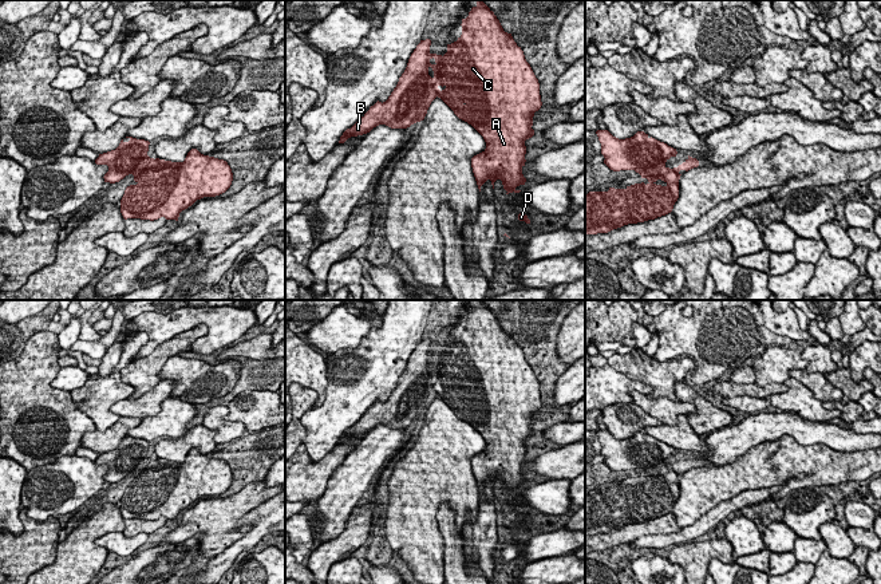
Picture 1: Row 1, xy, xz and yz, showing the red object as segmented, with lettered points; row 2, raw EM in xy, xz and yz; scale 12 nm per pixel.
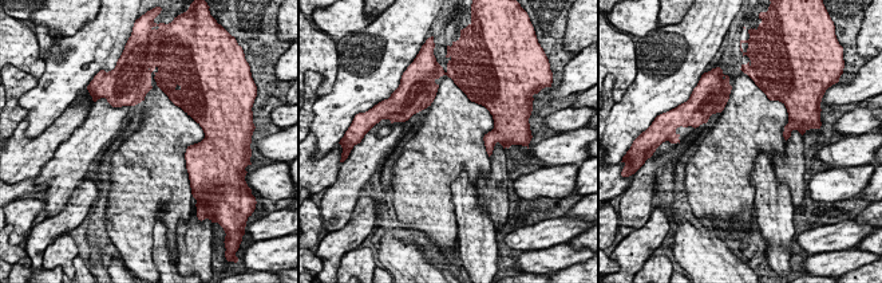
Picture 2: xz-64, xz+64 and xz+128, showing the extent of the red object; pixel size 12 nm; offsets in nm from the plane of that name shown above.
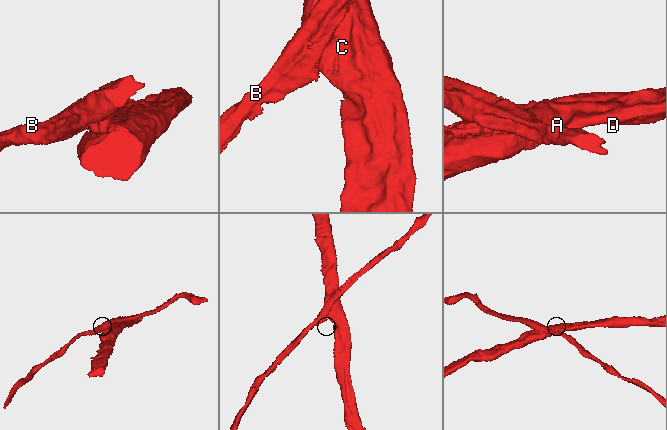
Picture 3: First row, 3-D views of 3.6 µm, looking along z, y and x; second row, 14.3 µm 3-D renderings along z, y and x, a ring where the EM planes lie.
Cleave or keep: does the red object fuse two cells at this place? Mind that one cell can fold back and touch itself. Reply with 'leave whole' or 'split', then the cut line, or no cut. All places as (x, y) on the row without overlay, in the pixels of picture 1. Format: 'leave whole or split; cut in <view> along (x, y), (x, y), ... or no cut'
split; cut in xz along (434, 364), (437, 371), (433, 385), (438, 395)

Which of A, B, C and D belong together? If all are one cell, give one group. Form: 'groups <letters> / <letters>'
groups A C D / B

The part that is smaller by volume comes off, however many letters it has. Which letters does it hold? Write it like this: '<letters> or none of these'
B

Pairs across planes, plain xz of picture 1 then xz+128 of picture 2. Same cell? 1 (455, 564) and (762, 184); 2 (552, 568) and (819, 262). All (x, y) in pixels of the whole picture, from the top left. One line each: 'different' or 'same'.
1: same
2: same

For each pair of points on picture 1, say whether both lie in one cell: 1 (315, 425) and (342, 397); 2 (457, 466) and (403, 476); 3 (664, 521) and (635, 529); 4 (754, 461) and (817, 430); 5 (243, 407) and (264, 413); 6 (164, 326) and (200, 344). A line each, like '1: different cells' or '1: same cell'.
1: same cell
2: same cell
3: same cell
4: different cells
5: same cell
6: same cell

